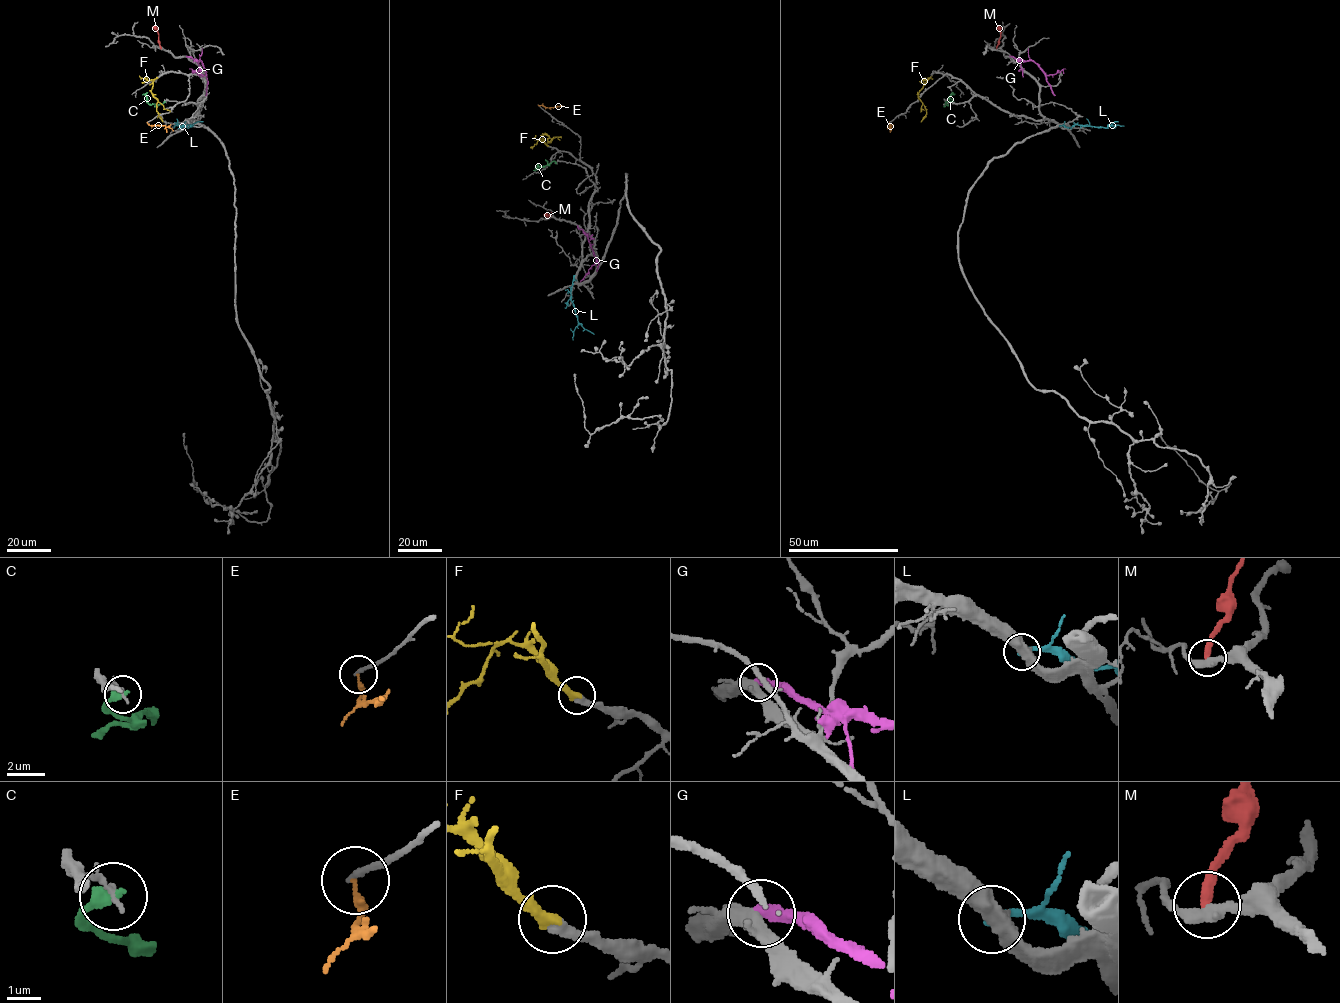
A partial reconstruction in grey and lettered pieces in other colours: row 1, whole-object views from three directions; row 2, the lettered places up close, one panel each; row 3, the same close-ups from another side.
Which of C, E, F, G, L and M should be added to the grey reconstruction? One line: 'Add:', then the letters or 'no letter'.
Add: F

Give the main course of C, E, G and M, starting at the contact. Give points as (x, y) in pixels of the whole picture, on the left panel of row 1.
C: (165, 102), (150, 104), (142, 94)
E: (147, 122), (173, 130)
G: (186, 56), (200, 60), (205, 74), (198, 74), (189, 68)
M: (161, 48), (158, 33), (152, 26)

